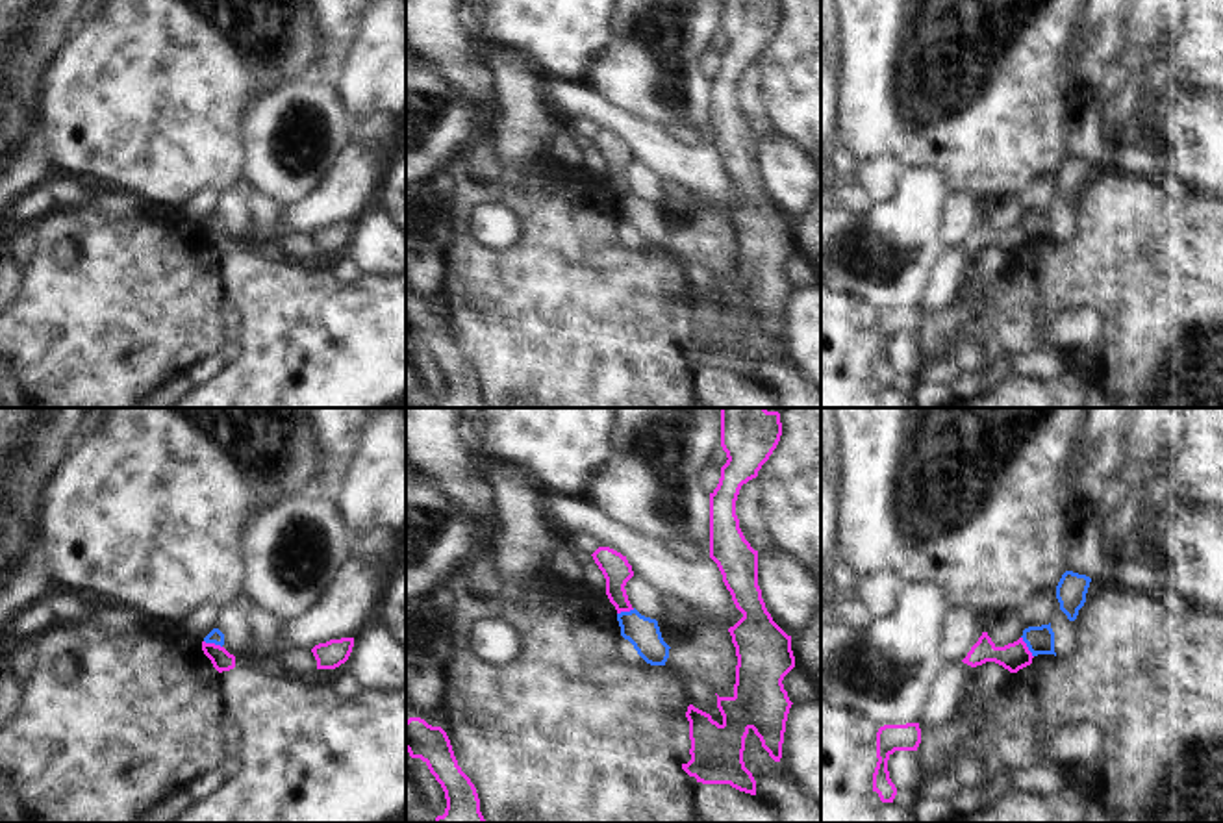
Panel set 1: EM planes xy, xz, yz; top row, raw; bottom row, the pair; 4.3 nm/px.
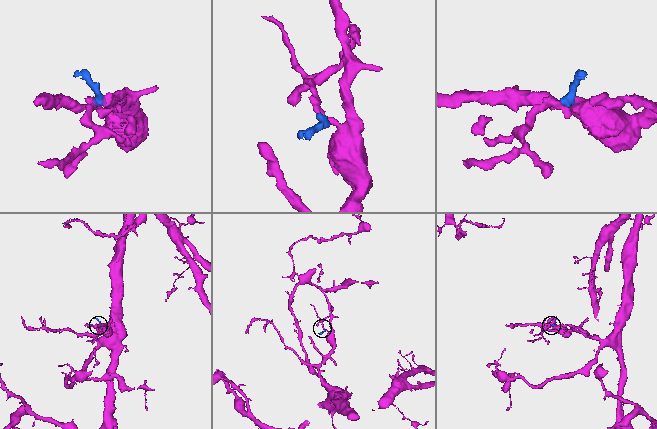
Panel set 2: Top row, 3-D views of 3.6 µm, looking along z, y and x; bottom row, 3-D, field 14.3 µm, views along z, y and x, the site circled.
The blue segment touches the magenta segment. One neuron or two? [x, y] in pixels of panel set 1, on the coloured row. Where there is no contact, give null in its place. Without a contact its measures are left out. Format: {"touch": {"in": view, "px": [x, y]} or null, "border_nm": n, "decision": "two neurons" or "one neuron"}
{"touch": {"in": "yz", "px": [1027, 645]}, "border_nm": 110, "decision": "two neurons"}

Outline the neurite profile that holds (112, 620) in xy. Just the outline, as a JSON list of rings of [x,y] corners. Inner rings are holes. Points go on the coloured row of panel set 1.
[[[91,604],[89,617],[104,634],[133,634],[141,628],[158,625],[148,621],[139,612],[122,606]]]

